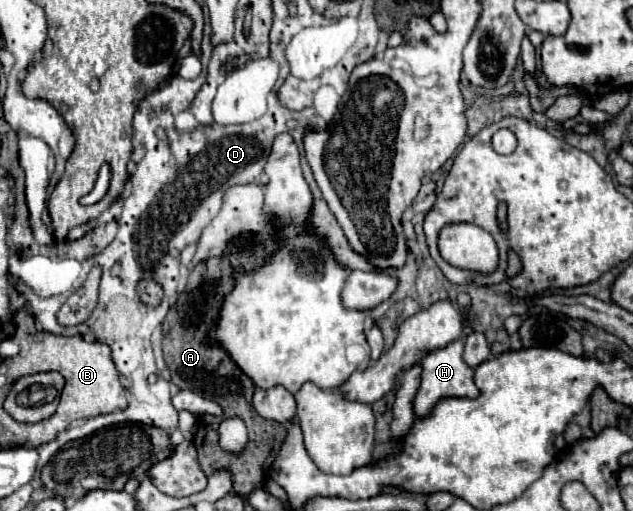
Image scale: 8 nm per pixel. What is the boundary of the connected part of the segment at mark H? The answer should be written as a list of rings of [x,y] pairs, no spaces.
[[[454,340],[454,344],[448,344],[446,348],[438,348],[438,352],[428,352],[422,358],[422,376],[420,376],[420,388],[414,398],[414,414],[416,418],[424,418],[432,412],[434,404],[442,398],[476,398],[480,390],[474,384],[474,370],[462,360],[464,352],[464,340]]]

